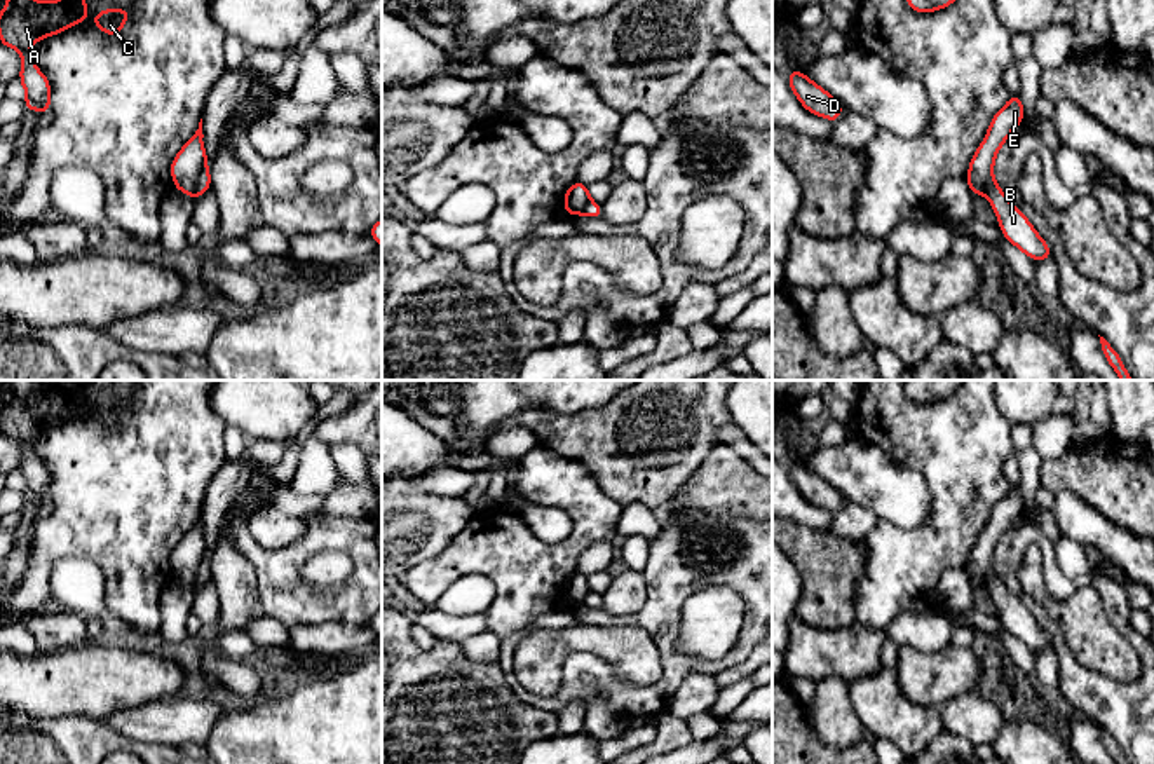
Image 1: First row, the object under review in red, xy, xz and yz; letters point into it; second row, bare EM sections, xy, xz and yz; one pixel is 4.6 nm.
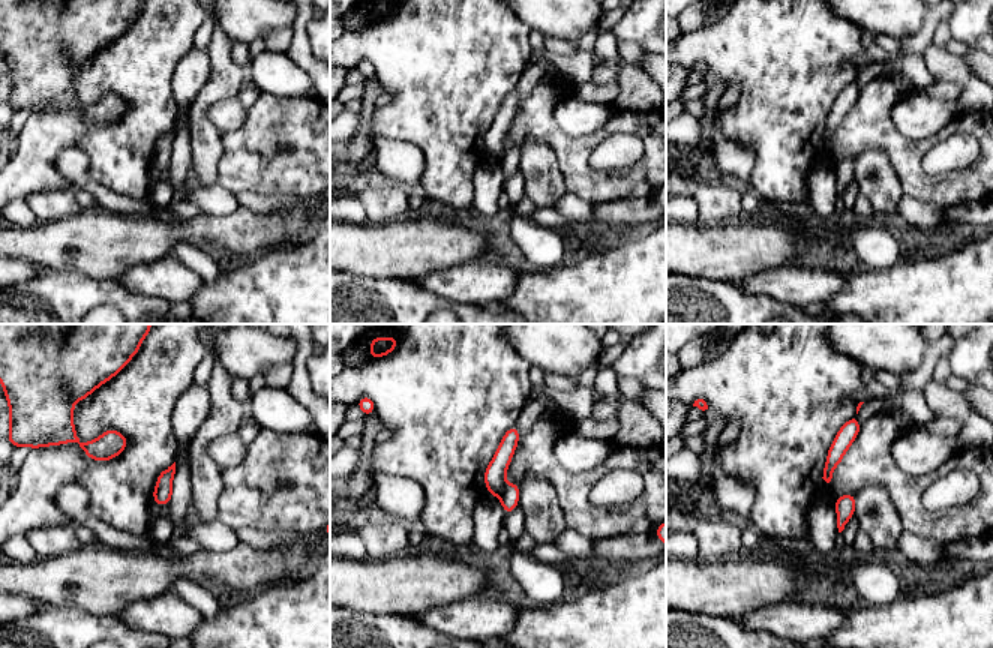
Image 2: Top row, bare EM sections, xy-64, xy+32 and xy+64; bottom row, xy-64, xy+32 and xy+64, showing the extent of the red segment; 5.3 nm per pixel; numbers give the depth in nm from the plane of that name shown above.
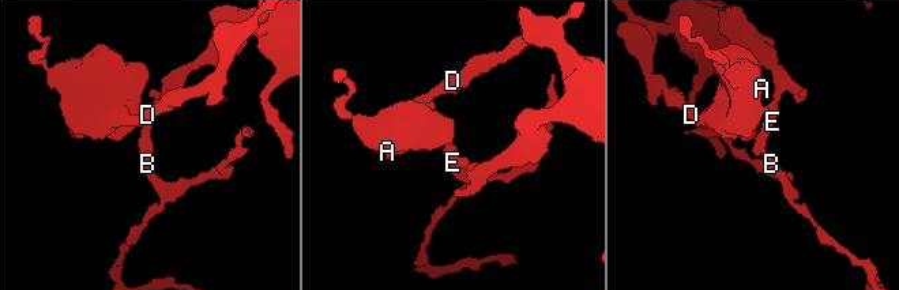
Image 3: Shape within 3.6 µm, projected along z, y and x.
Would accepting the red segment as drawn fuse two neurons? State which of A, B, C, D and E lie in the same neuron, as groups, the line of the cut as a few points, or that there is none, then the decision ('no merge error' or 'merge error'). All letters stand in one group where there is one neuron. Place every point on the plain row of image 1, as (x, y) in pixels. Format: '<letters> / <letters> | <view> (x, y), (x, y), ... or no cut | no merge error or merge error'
A C D E / B | xy (206, 557), (192, 586) | merge error

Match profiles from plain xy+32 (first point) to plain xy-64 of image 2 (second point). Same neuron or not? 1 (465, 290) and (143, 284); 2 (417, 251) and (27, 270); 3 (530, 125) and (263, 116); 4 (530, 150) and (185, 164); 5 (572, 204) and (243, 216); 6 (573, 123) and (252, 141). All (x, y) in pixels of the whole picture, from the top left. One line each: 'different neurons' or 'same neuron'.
1: same neuron
2: different neurons
3: same neuron
4: different neurons
5: different neurons
6: different neurons

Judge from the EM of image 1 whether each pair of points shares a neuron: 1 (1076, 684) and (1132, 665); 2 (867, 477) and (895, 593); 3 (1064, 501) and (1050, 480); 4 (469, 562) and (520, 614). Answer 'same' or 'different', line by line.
1: different
2: different
3: different
4: same

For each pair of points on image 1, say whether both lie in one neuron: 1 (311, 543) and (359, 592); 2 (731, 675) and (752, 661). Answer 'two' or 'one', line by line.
1: one
2: one

